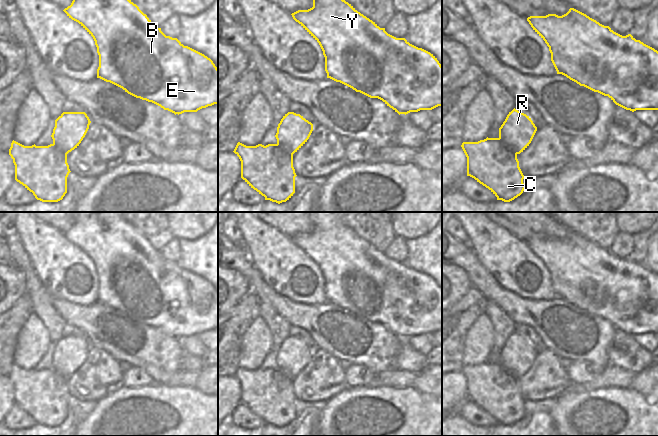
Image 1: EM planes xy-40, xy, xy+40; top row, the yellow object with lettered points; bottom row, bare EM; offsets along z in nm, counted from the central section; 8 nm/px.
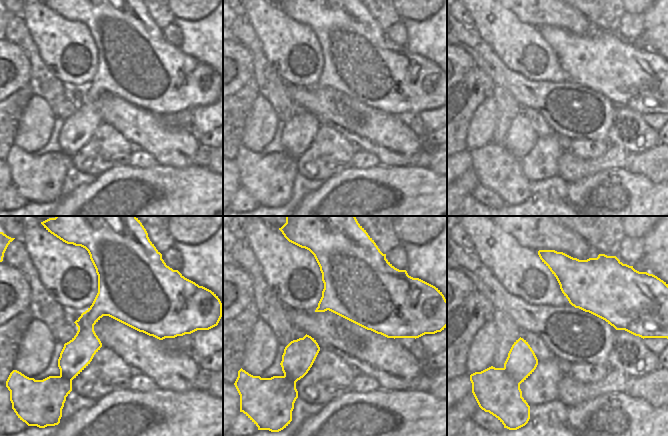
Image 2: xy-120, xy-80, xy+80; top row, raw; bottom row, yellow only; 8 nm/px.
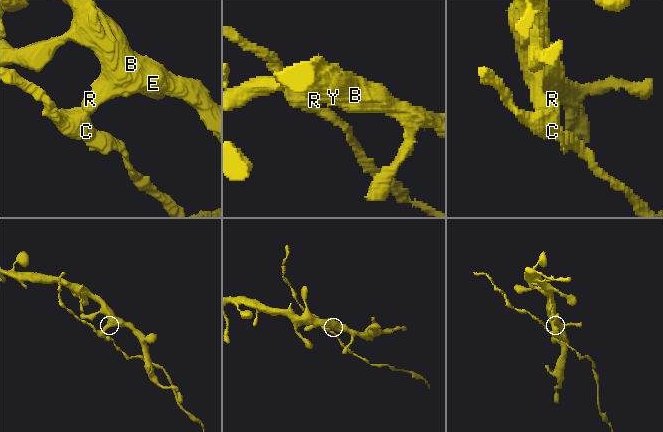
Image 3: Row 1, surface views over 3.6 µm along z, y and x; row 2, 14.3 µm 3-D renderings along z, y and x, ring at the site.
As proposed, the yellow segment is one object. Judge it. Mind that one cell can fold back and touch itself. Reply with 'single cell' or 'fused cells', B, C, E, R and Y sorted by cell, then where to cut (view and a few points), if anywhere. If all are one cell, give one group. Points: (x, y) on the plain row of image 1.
fused cells | B E R Y / C | xy+40 (498, 362), (516, 378)

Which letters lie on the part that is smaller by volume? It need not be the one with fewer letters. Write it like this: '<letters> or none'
C

